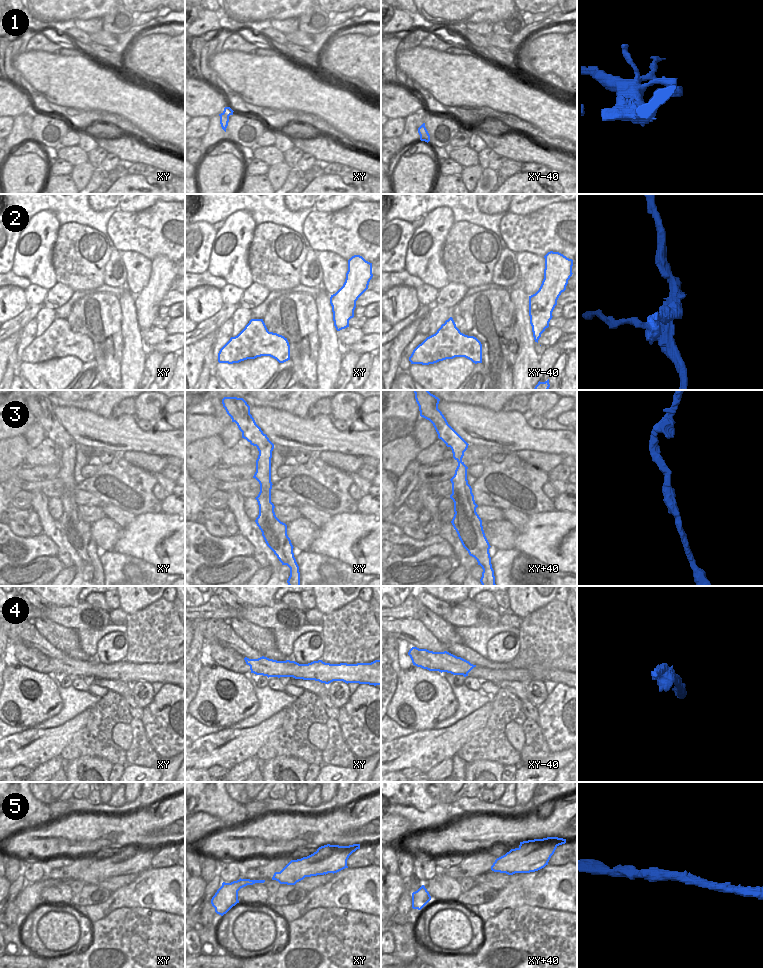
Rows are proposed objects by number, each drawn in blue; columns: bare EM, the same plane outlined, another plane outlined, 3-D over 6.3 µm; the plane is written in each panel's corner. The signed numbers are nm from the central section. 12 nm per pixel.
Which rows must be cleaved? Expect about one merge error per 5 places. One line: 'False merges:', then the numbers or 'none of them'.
False merges: 2

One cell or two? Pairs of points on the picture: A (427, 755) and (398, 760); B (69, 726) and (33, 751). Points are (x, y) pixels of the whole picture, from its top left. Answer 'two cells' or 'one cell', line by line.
A: one cell
B: one cell

